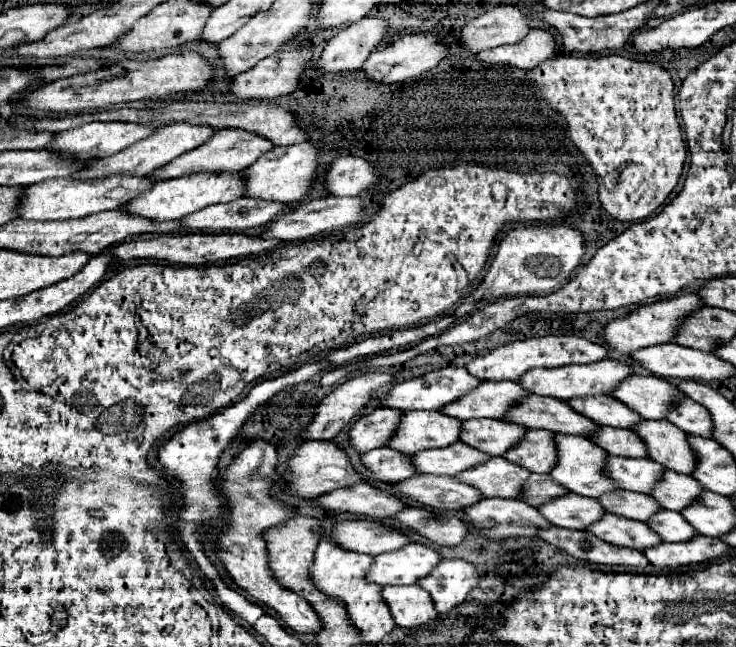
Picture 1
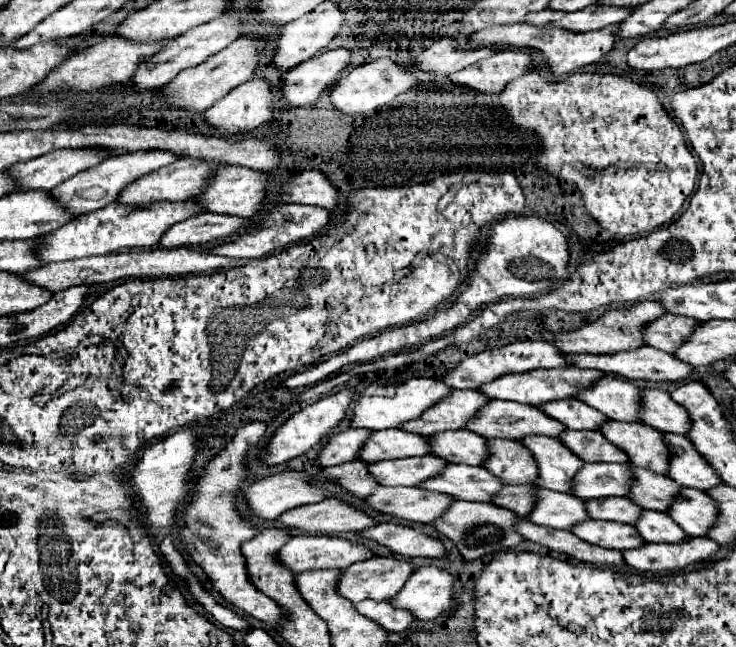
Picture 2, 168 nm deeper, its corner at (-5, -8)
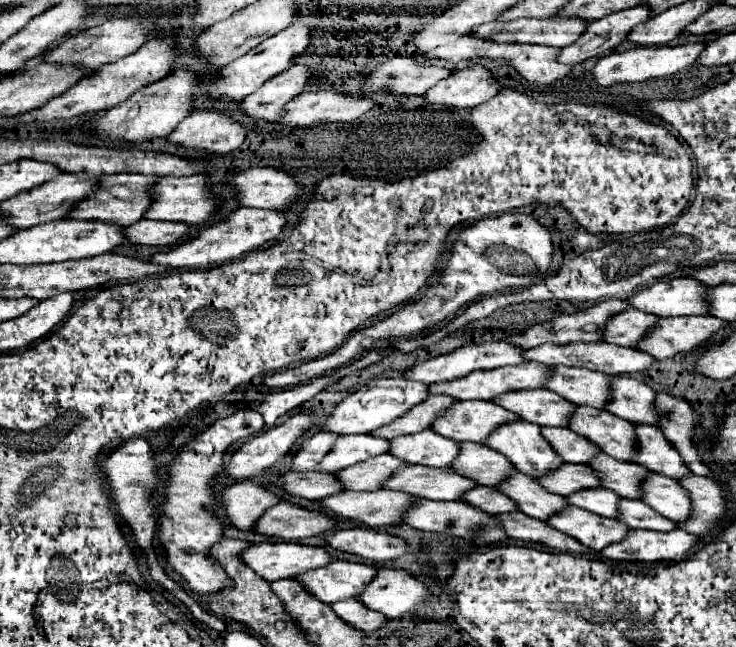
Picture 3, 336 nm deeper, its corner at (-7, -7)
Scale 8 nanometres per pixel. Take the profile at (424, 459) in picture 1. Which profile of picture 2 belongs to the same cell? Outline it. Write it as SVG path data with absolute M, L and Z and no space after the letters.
M422 455L422 457L406 457L396 461L378 461L370 465L370 473L378 479L380 485L410 485L416 487L426 479L438 477L444 467L450 465L446 459L436 455Z

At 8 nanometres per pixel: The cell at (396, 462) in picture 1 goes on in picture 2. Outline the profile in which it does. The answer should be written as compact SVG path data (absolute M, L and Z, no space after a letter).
M350 461L350 463L344 463L344 465L336 465L336 467L328 467L322 477L324 479L334 479L338 481L340 485L344 485L354 497L362 497L366 499L376 487L378 487L378 481L370 475L368 471L368 465L370 463L364 463L364 461Z

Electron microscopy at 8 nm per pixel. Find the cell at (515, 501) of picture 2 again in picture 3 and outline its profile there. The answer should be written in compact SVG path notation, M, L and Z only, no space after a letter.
M474 486L474 490L468 490L462 494L464 502L472 504L474 508L480 508L488 514L502 514L502 512L514 512L516 504L500 494L498 488L490 488L490 486Z

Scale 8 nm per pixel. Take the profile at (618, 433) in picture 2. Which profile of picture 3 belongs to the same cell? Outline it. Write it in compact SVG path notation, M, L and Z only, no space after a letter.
M578 406L570 416L568 428L594 442L612 458L630 460L636 456L638 446L634 438L634 424L608 414L608 410Z

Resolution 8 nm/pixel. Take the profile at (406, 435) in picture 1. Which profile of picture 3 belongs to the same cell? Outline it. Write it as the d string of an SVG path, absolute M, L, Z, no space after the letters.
M370 434L356 436L338 436L332 450L324 456L324 460L316 466L318 472L336 472L348 468L356 462L368 460L376 454L386 454L388 440L372 438Z

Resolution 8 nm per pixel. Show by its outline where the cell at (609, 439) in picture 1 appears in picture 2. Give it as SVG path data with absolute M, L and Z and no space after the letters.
M566 431L566 435L558 439L586 463L624 463L628 459L626 453L614 443L608 443L600 431Z

